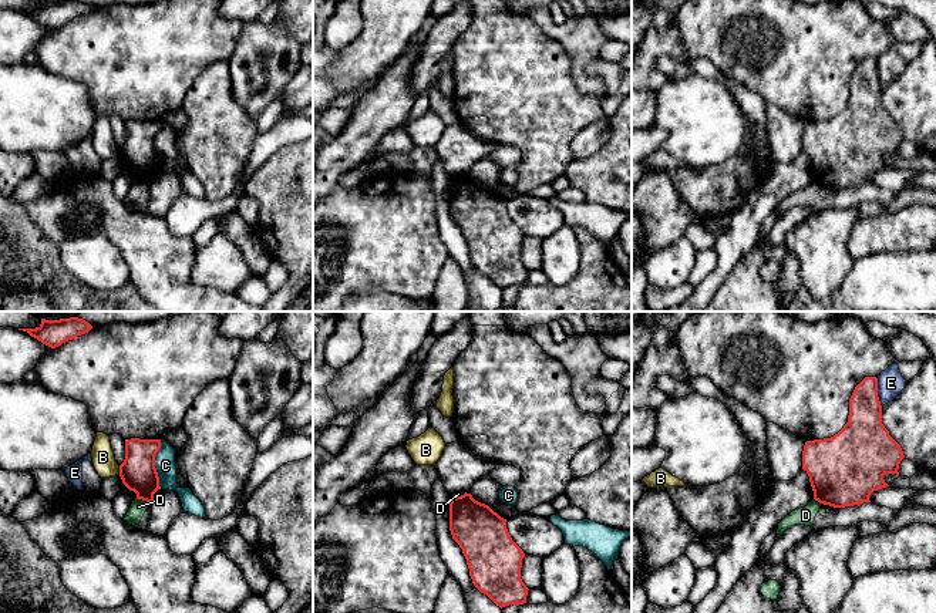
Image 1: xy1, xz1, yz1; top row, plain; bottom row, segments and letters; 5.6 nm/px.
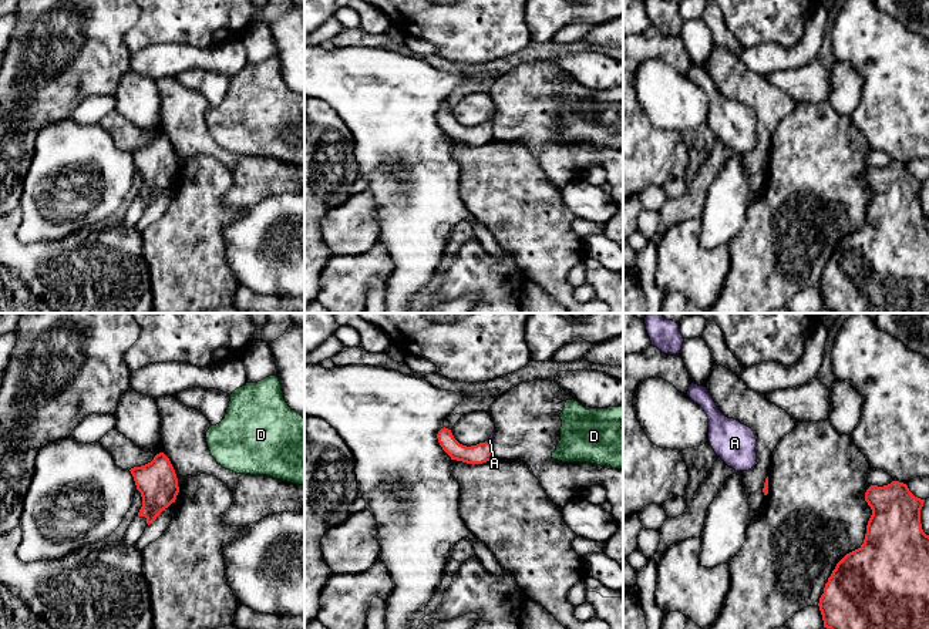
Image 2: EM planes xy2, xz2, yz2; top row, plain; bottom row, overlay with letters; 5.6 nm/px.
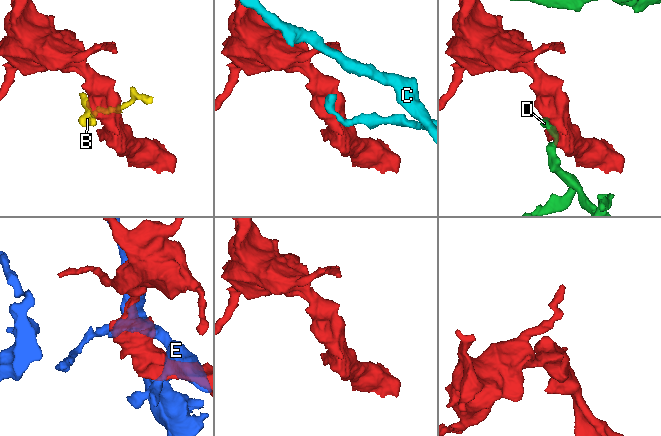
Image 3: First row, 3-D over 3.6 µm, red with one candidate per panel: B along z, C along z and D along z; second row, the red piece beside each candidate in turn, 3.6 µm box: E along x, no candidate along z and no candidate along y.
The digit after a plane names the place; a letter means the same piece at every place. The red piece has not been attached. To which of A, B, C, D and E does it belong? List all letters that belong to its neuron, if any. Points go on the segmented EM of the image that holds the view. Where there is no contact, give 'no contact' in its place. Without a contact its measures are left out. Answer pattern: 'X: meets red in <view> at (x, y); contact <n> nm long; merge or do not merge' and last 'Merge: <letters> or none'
A: meets red in xz2 at (488, 443); contact 50 nm long; merge
B: meets red in xy1 at (120, 470); contact 60 nm long; do not merge
C: meets red in xy1 at (154, 464); contact 280 nm long; do not merge
D: meets red in xy1 at (144, 499); contact 100 nm long; do not merge
E: meets red in yz1 at (876, 391); contact 170 nm long; do not merge
Merge: A

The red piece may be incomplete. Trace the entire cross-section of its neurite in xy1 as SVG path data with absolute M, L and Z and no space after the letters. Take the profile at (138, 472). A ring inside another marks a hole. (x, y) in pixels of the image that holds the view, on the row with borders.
M125 439L125 459L119 465L122 484L137 494L137 499L152 505L154 494L161 489L155 455L161 439Z

